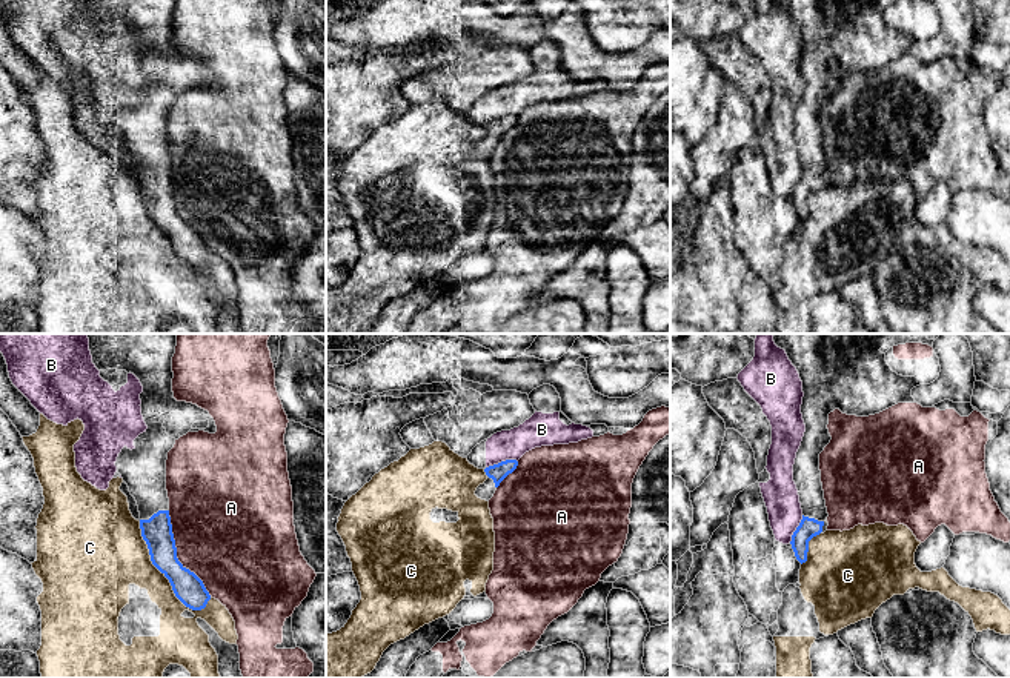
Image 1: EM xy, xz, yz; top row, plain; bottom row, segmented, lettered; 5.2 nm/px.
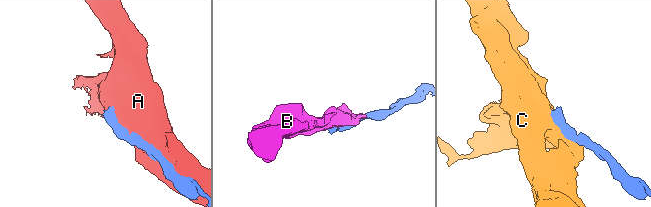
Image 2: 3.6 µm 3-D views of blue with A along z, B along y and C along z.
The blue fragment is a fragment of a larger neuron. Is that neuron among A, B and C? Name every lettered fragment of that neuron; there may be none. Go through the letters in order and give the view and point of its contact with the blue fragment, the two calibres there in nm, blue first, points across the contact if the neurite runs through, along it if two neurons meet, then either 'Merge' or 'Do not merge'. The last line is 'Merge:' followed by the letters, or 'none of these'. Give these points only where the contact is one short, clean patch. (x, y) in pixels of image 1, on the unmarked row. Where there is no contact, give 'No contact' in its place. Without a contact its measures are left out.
A: Touches blue at xy (176, 209). Thickness 160 nm (blue) against 460 nm. Do not merge
B: Touches blue at xz (501, 117). Thickness 90 nm (blue) against 160 nm. Boundary: xz (517, 116), (501, 116), (486, 123). Do not merge
C: Touches blue at xy (160, 226). Thickness 160 nm (blue) against 340 nm. Do not merge
Merge: none of these

